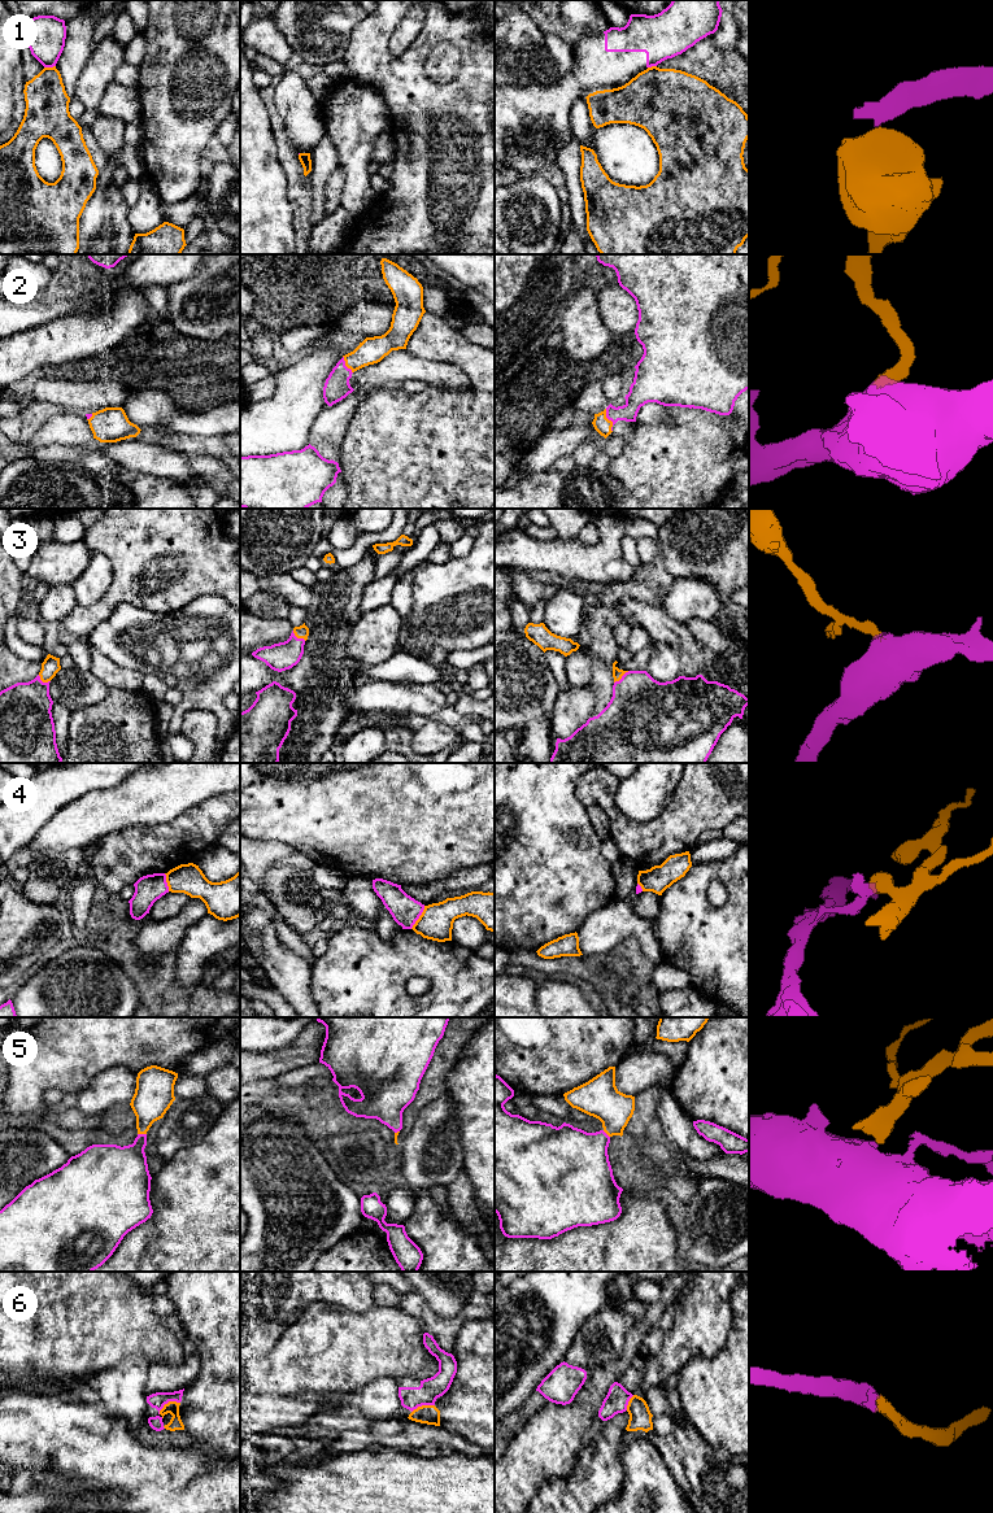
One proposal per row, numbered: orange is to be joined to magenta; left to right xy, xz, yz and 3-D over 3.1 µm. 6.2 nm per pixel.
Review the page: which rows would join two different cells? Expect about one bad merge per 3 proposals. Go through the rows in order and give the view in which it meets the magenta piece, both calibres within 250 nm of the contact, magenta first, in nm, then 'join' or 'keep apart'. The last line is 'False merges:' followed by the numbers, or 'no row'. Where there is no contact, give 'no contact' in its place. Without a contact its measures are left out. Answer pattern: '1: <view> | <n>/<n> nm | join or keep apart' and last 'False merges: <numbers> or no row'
1: xy | 220/280 nm | keep apart
2: yz | 140/100 nm | join
3: yz | 420/60 nm | join
4: xz | 180/200 nm | keep apart
5: xy | 280/240 nm | join
6: xy | 100/80 nm | join
False merges: 1, 4

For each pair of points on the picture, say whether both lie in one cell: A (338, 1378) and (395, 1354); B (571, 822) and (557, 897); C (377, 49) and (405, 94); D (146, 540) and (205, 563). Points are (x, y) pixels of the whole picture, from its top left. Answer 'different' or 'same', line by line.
A: same
B: same
C: same
D: same

